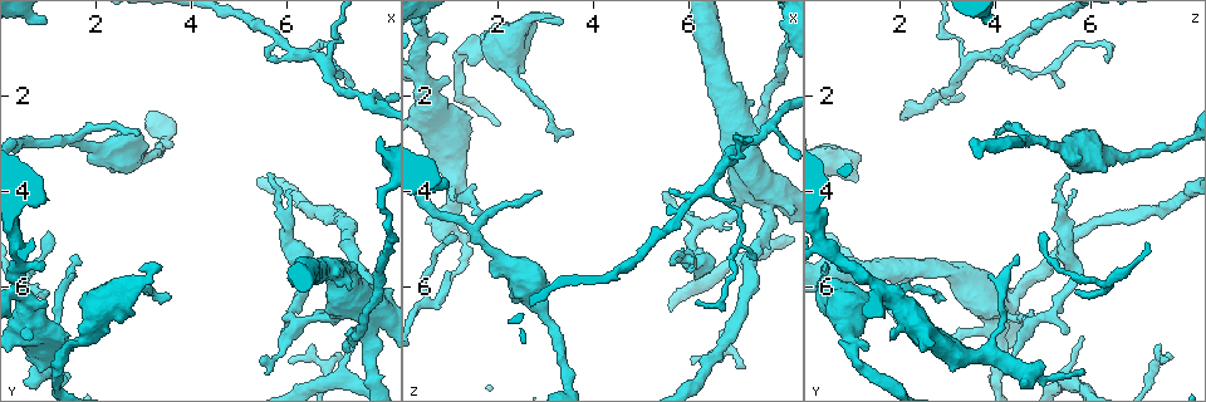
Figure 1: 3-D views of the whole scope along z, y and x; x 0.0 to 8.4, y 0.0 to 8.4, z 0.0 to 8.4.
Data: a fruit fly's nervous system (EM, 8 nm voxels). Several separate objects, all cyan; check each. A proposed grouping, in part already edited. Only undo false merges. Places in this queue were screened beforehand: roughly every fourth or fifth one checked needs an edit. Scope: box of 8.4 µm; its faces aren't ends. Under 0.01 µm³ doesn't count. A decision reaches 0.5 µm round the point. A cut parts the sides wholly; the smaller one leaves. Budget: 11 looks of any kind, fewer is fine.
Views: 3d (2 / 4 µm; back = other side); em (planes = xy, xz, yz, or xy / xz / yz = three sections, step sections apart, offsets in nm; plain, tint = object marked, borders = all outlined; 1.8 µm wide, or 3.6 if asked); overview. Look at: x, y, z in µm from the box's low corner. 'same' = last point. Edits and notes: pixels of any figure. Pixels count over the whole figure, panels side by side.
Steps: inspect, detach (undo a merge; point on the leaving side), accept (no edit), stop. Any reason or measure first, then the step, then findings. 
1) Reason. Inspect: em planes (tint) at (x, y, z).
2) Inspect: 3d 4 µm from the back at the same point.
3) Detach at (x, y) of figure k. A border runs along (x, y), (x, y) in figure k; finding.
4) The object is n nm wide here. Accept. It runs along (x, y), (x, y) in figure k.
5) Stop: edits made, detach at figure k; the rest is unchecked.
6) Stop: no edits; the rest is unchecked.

Calibre changes. Inspect: 3d 4 µm from the back at (2.30, 3.15, 5.55).

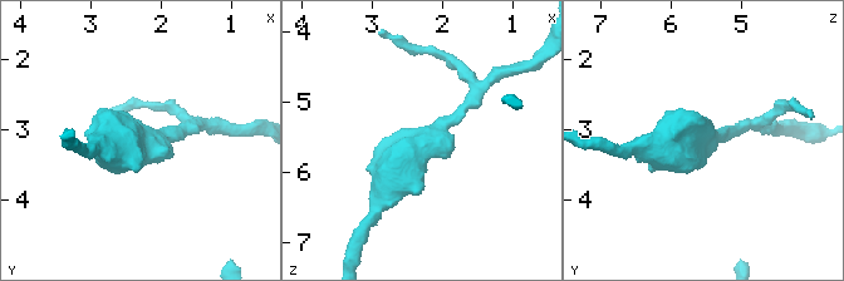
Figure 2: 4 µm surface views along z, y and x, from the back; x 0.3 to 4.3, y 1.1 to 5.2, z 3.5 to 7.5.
Shape alone is not enough. Inspect: em 3.6 µm planes (tint) at (2.30, 3.15, 5.60).

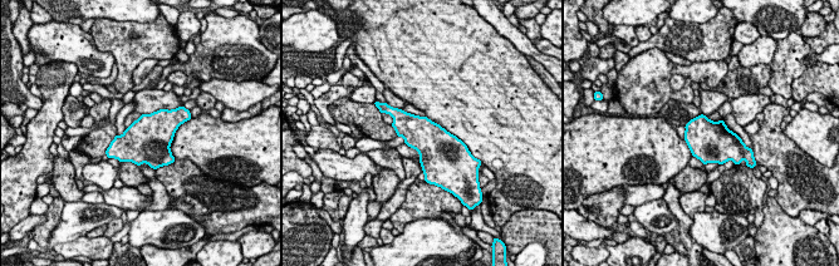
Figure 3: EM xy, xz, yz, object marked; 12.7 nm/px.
The object is 460 nm wide here. Accept. One neuron here.

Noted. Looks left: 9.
Thin neck. Inspect: 3d 4 µm at (1.45, 7.20, 1.10).

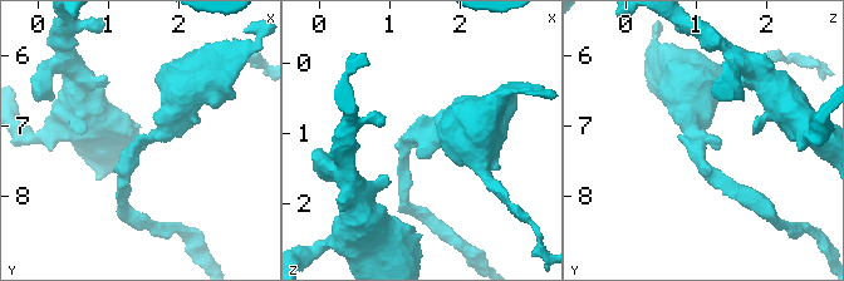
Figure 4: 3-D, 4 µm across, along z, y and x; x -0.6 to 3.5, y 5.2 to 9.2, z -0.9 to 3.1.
The arms are 170, 550 nm wide. Inspect: em xy step 8 (tint) at (1.50, 7.20, 1.10).

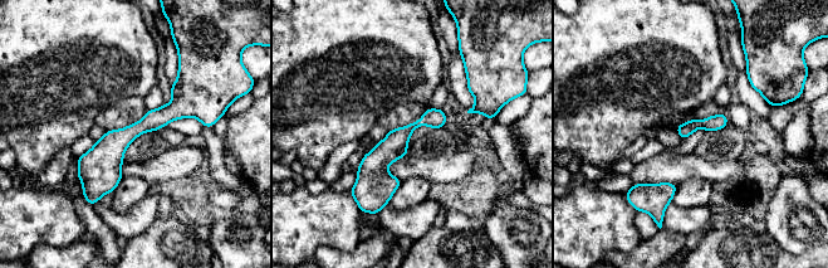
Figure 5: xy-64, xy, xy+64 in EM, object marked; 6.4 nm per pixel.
Inspect: em xz step 16 (tint) at the same point.

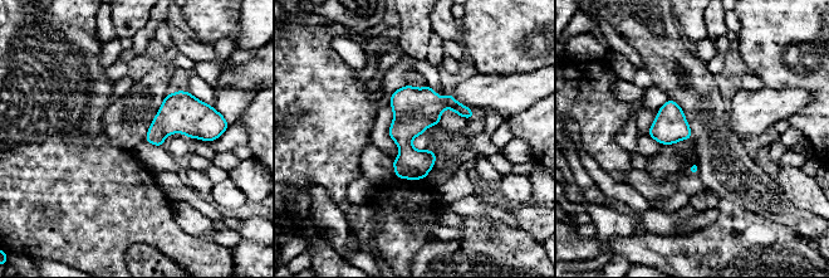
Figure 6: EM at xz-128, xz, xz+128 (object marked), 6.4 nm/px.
Accept. One neuron here.

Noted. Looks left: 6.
Thin neck. Inspect: em xz step 16 (tint) at (5.80, 7.45, 4.45).

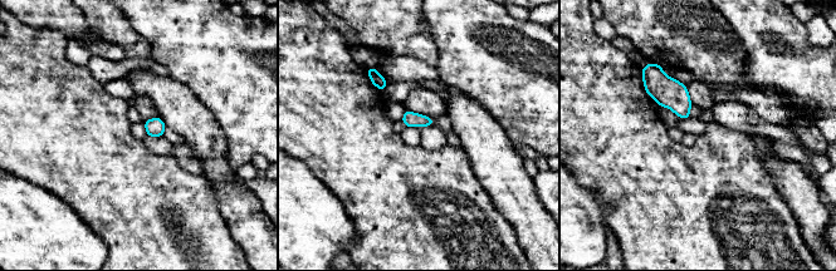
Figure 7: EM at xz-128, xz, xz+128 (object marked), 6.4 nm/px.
Accept. One neuron here.

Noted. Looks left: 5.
Thick turns thin. Inspect: 3d 2 µm at (6.00, 4.70, 5.40).

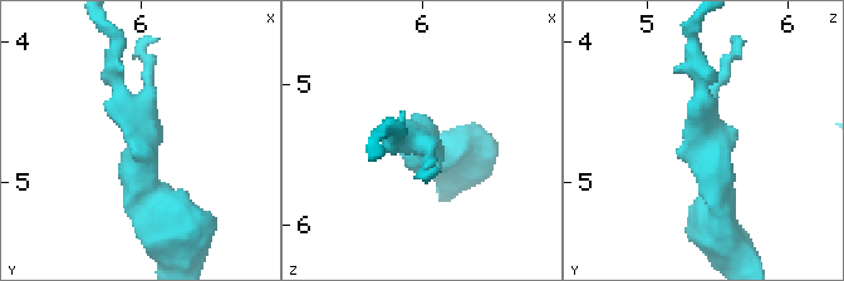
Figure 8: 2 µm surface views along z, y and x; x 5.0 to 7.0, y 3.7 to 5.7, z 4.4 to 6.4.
Need the tissue. Inspect: em planes (tint) at (5.96, 4.70, 5.38).

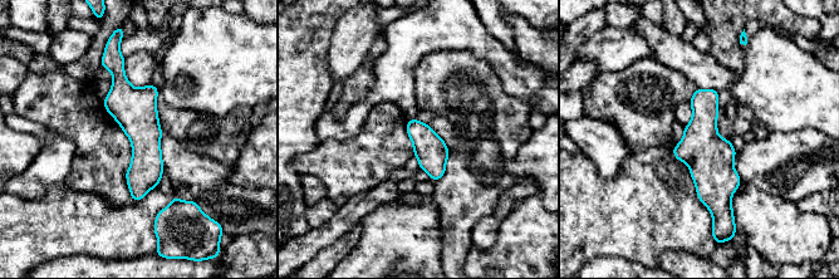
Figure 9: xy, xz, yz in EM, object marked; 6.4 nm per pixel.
The object is 200 nm wide here. Accept. It runs along (118, 65), (142, 127), (135, 197) in figure 9; one neuron here.

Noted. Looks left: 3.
Thick turns thin. Inspect: em 3.6 µm xy step 16 (tint) at (7.70, 6.80, 4.00).

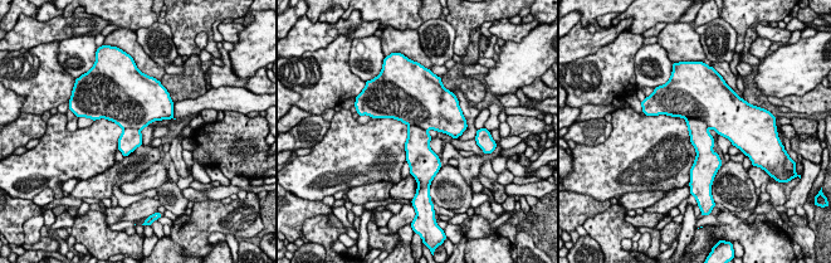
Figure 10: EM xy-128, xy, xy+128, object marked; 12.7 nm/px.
Another direction. Inspect: em 3.6 µm planes (tint) at the same point.

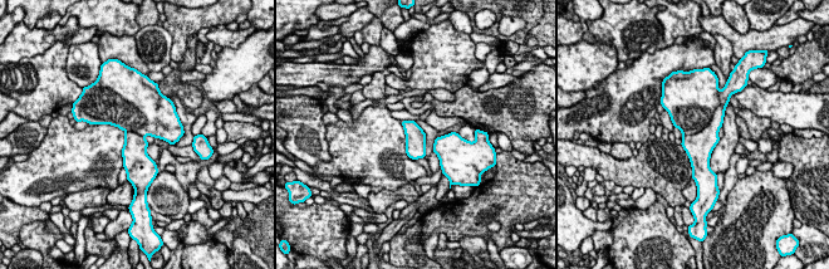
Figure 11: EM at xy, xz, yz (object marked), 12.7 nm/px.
Detach at (702, 143) of figure 11. A border runs along (720, 99), (712, 120), (683, 136) in figure 11; two neurons meet here.

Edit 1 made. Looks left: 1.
Stop: edits made, detach at figure 11; the rest is unchecked.

